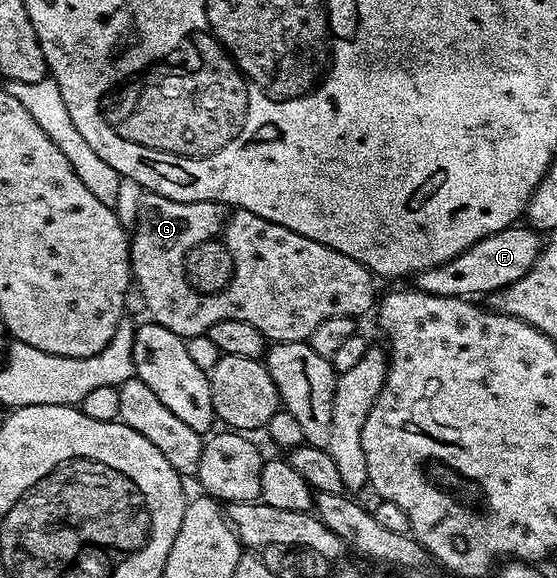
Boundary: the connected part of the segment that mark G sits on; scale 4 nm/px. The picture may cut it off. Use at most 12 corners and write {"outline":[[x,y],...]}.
{"outline":[[141,196],[151,323],[307,341],[373,273],[245,208]]}

